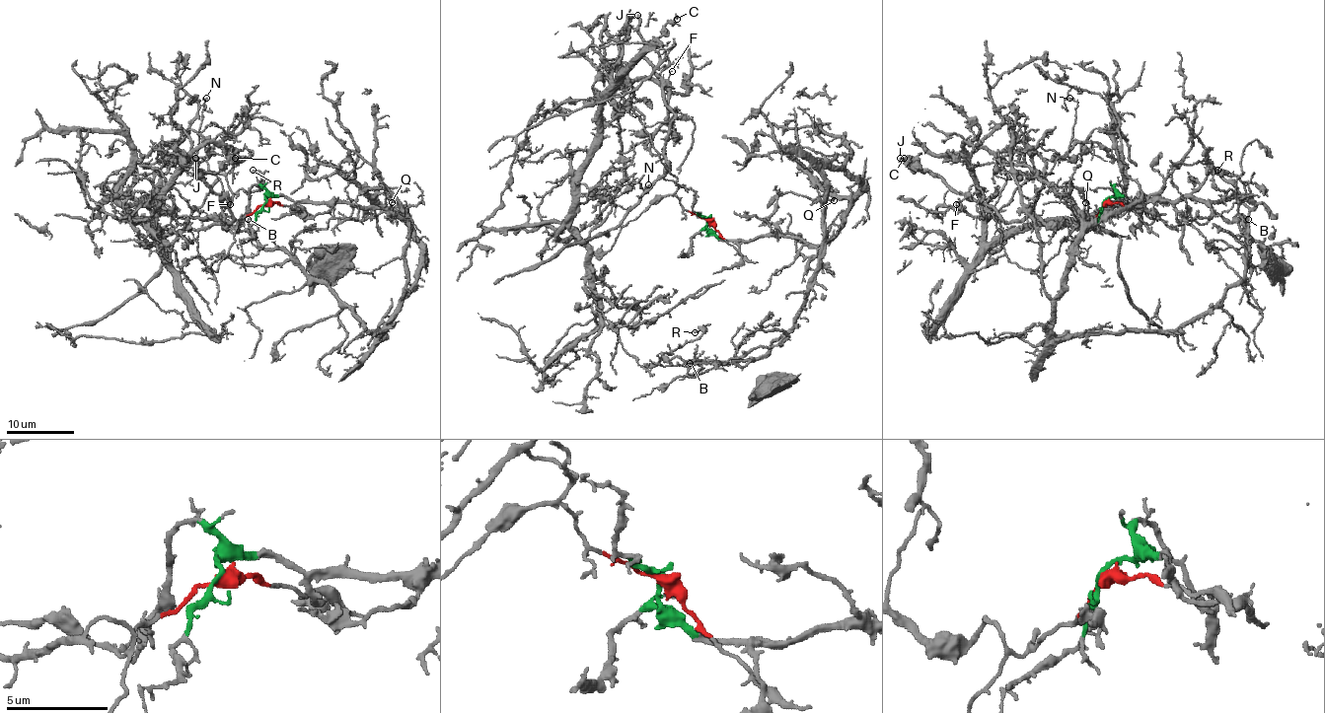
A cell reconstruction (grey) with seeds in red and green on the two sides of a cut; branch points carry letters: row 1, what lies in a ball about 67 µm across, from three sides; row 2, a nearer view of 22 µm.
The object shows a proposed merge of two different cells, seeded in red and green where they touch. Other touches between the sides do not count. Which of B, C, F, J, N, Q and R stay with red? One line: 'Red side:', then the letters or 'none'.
Red side: C, F, J, N

